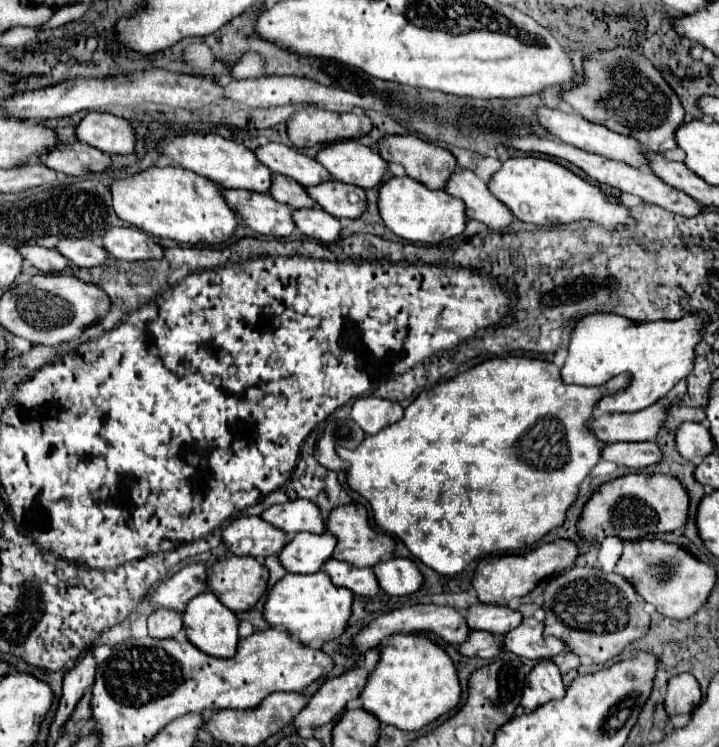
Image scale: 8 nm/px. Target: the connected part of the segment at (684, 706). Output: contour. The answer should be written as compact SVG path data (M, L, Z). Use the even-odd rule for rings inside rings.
M682 673L668 681L668 693L664 701L668 717L690 715L698 703L700 703L700 685L694 675Z

